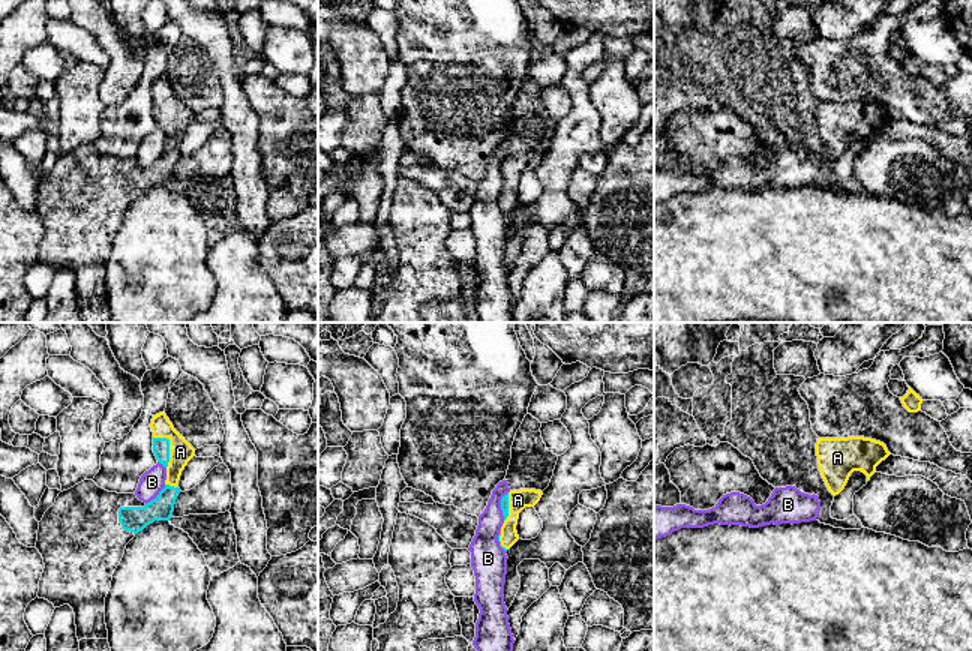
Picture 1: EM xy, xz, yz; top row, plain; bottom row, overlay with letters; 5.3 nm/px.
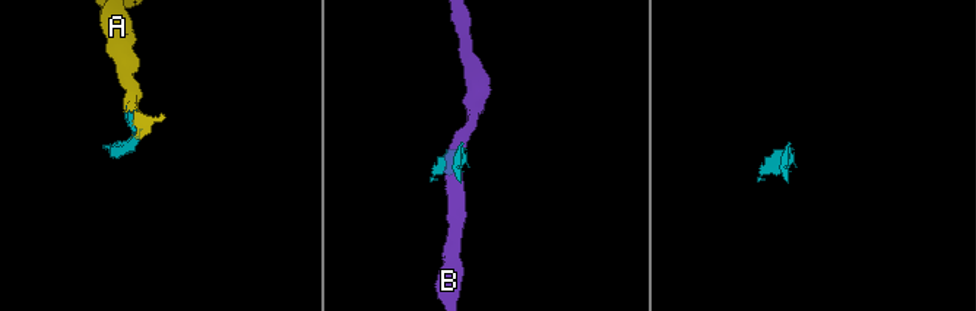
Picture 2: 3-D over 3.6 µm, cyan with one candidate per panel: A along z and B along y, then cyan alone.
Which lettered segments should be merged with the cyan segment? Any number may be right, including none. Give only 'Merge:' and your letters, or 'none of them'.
Merge: A

